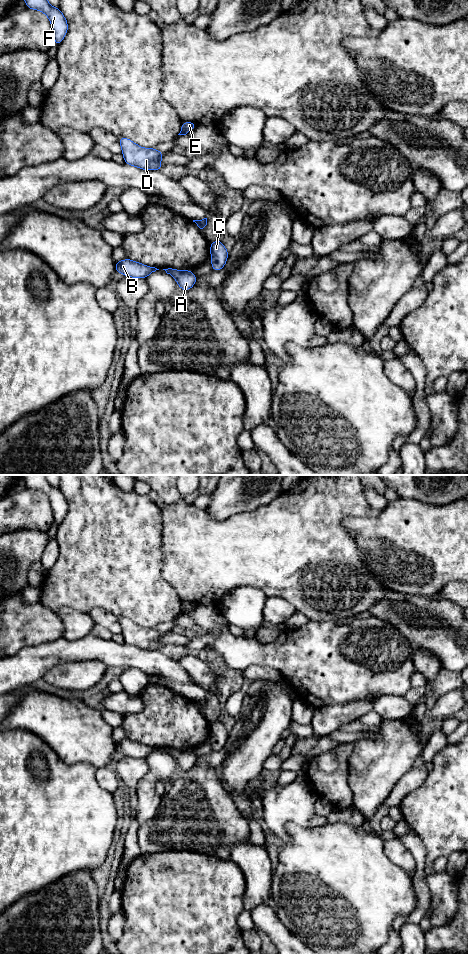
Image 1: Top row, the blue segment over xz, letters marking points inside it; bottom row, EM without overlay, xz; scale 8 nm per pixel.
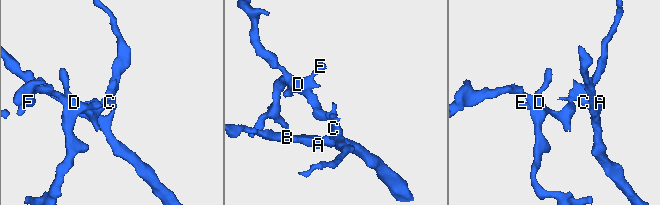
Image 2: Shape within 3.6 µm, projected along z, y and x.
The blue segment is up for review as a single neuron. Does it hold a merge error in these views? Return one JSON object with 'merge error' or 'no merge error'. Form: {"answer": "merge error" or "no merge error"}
{"answer": "merge error"}

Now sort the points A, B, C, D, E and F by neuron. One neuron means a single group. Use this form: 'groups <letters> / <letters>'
groups A B C / D E F

